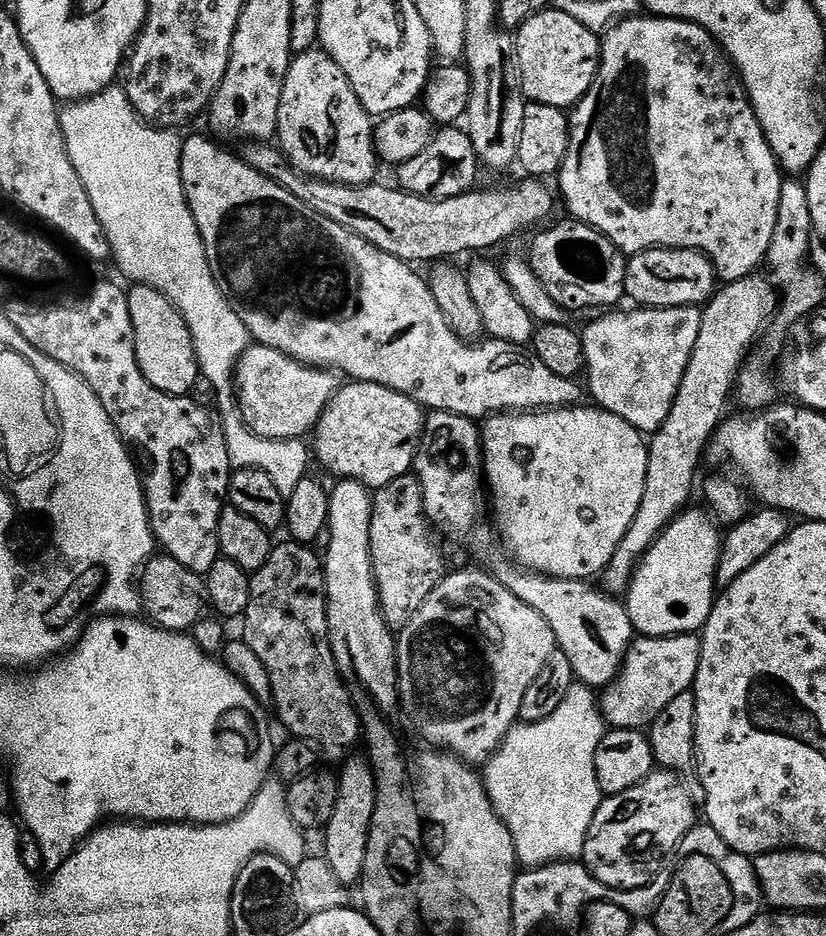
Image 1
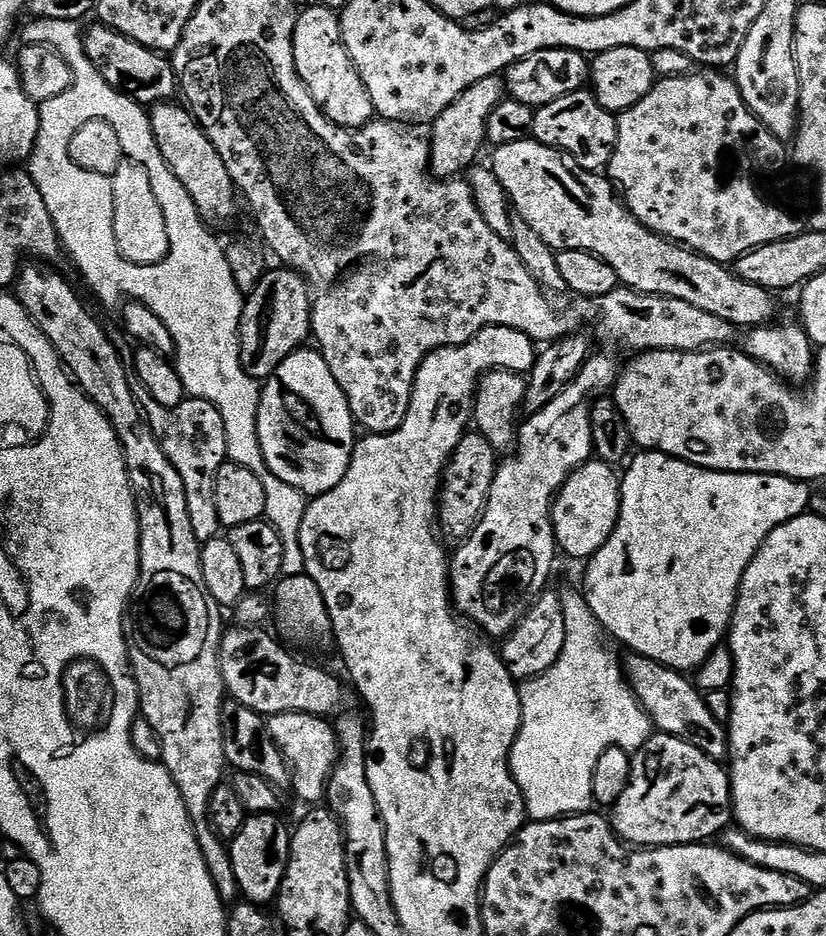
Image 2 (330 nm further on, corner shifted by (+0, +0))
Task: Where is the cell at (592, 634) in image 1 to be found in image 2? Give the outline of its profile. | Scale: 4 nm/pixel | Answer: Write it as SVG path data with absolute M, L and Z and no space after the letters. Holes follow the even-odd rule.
M635 654L625 655L622 667L632 693L646 710L657 733L682 738L698 750L702 750L706 758L719 764L724 764L729 759L726 725L718 722L714 714L710 714L705 693L701 692L685 673L675 672L673 668L667 668L650 658Z

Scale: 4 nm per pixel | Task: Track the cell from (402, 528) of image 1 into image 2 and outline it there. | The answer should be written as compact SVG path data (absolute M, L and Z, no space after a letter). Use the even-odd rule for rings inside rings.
M469 430L464 433L444 466L444 478L440 485L438 528L445 537L448 535L455 542L463 542L475 530L480 515L484 513L490 486L494 486L497 463L496 447L481 432Z

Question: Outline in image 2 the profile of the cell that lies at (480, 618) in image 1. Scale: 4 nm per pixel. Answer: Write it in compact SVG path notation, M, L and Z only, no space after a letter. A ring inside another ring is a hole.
M589 355L576 380L554 402L531 413L529 420L519 425L516 456L509 455L504 458L509 460L497 463L484 513L475 530L457 547L456 556L454 552L451 557L450 595L455 611L475 621L489 637L508 637L528 607L549 587L552 559L558 556L552 504L569 476L593 459L592 405L615 389L616 377L622 371L614 357L596 355Z

